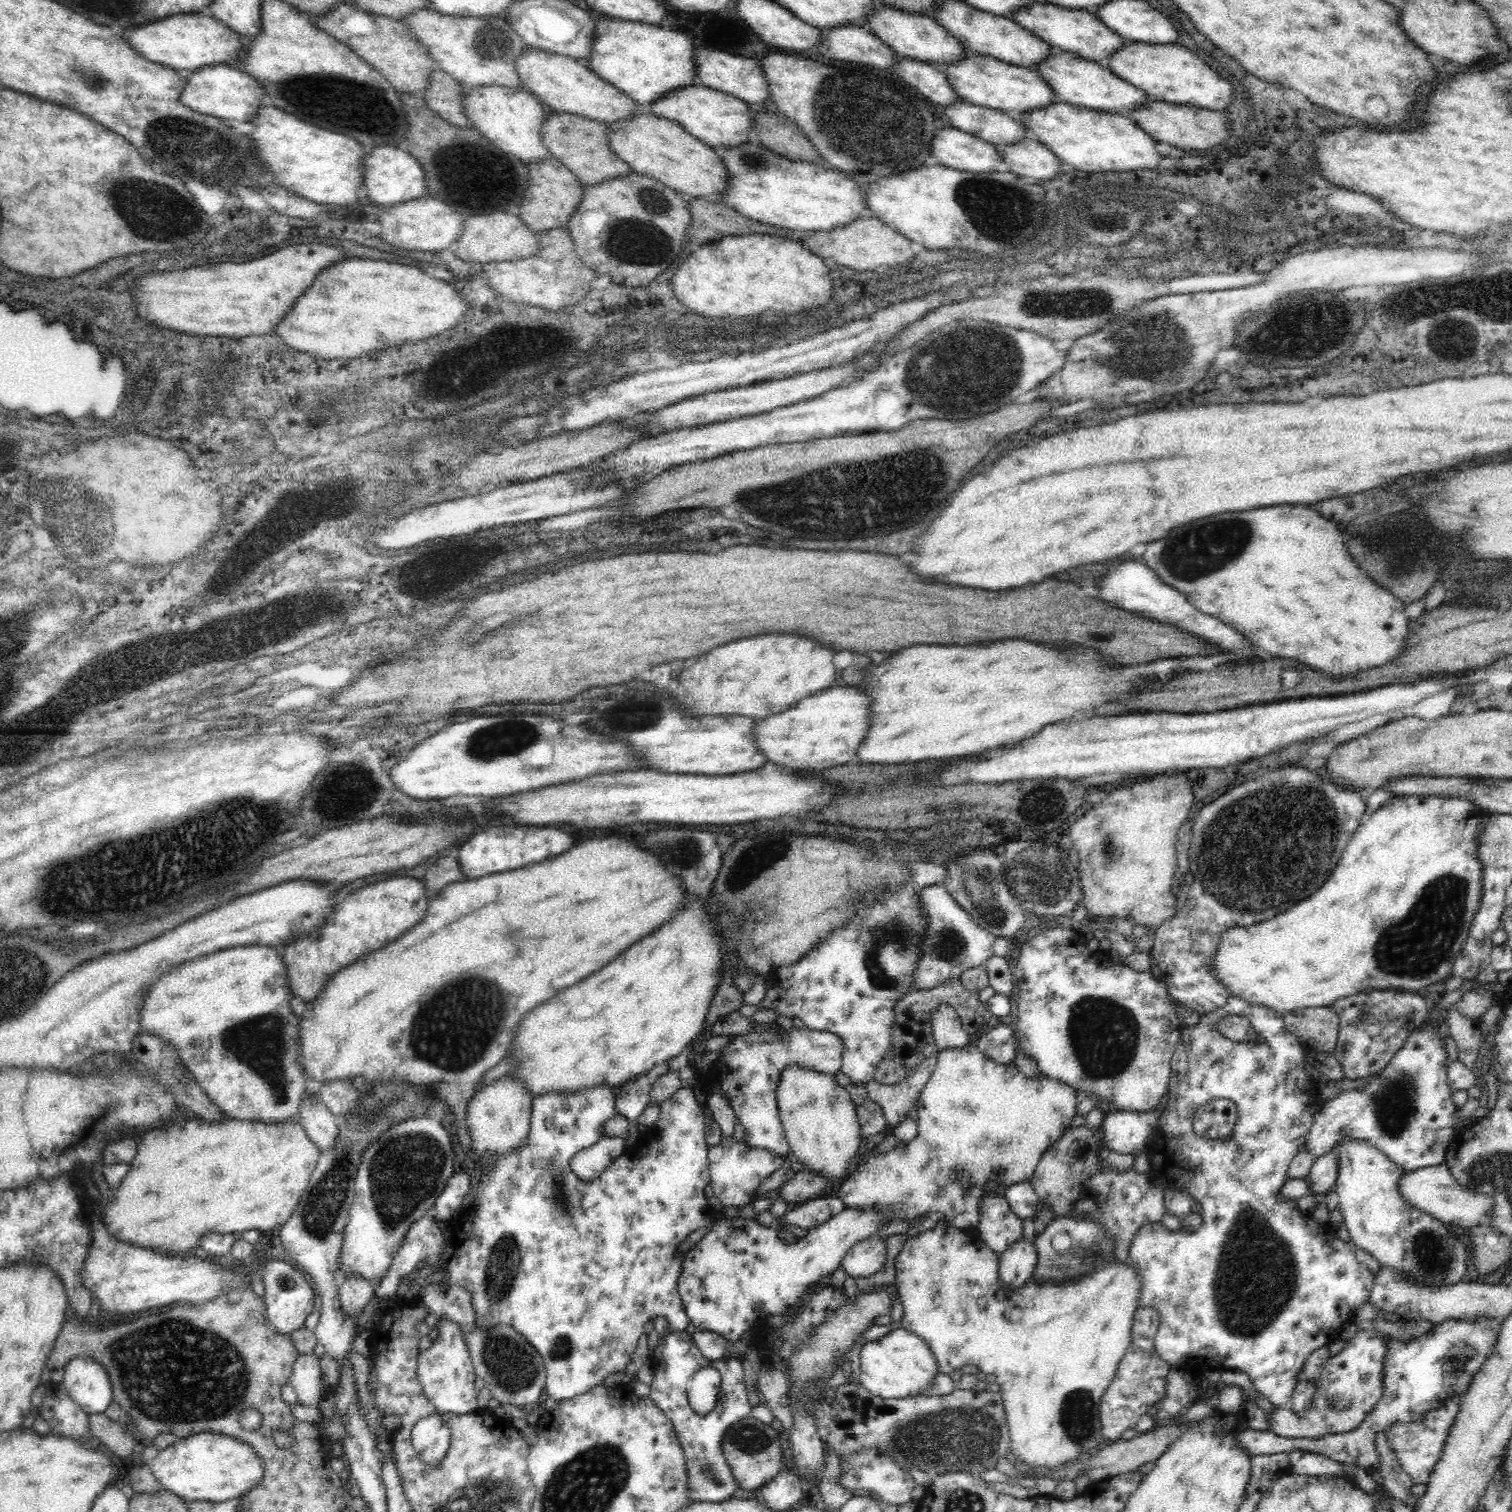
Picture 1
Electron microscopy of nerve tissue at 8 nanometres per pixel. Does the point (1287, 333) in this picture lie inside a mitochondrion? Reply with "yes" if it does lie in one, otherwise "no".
yes

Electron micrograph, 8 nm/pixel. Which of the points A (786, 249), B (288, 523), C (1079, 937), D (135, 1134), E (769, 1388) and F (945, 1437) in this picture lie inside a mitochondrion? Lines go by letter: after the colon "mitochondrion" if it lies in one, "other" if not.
A: other
B: mitochondrion
C: other
D: other
E: other
F: mitochondrion

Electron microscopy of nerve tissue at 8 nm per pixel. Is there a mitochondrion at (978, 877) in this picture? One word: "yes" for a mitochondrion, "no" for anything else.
yes

